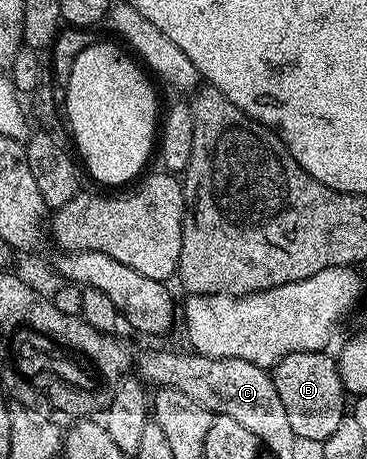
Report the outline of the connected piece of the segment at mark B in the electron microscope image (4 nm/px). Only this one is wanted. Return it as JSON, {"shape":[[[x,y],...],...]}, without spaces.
{"shape":[[[325,350],[288,352],[271,369],[275,390],[279,390],[279,398],[283,398],[283,410],[287,410],[287,419],[291,421],[291,430],[301,442],[323,442],[331,438],[341,419],[347,415],[347,393],[337,371],[337,360],[327,353]]]}

